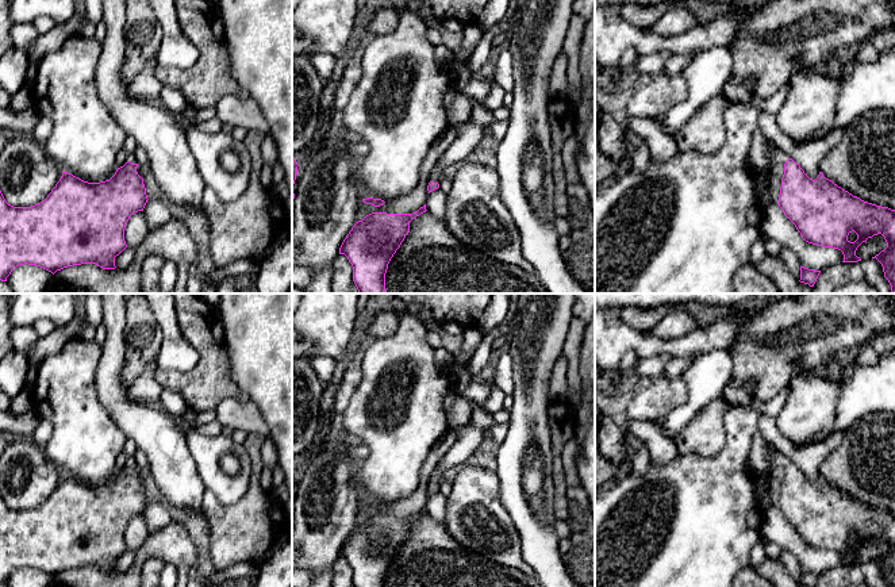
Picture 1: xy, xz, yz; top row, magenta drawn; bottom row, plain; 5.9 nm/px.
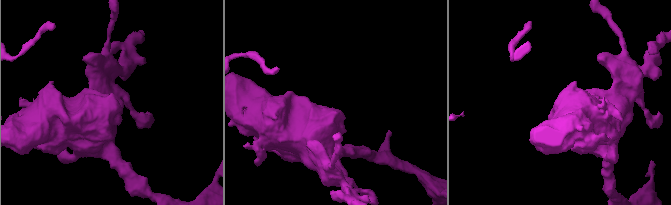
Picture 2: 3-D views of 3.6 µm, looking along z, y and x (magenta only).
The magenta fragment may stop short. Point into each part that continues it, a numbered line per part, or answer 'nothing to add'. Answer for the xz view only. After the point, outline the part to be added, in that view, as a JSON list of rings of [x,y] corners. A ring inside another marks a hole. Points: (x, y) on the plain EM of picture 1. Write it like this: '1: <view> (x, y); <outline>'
1: xz (468, 437); [[[472,400],[470,403],[470,421],[466,425],[456,429],[456,442],[439,460],[429,486],[434,484],[439,487],[441,483],[438,482],[438,476],[441,473],[452,467],[464,464],[469,459],[470,453],[481,444],[484,433],[489,434],[498,445],[500,445],[507,437],[508,423],[491,423],[489,415],[484,407],[480,407]]]

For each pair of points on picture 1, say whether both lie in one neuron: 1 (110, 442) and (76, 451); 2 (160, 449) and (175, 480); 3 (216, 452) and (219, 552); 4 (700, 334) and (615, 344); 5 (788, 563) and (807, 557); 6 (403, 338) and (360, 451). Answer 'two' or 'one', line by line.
1: one
2: one
3: two
4: one
5: two
6: two

